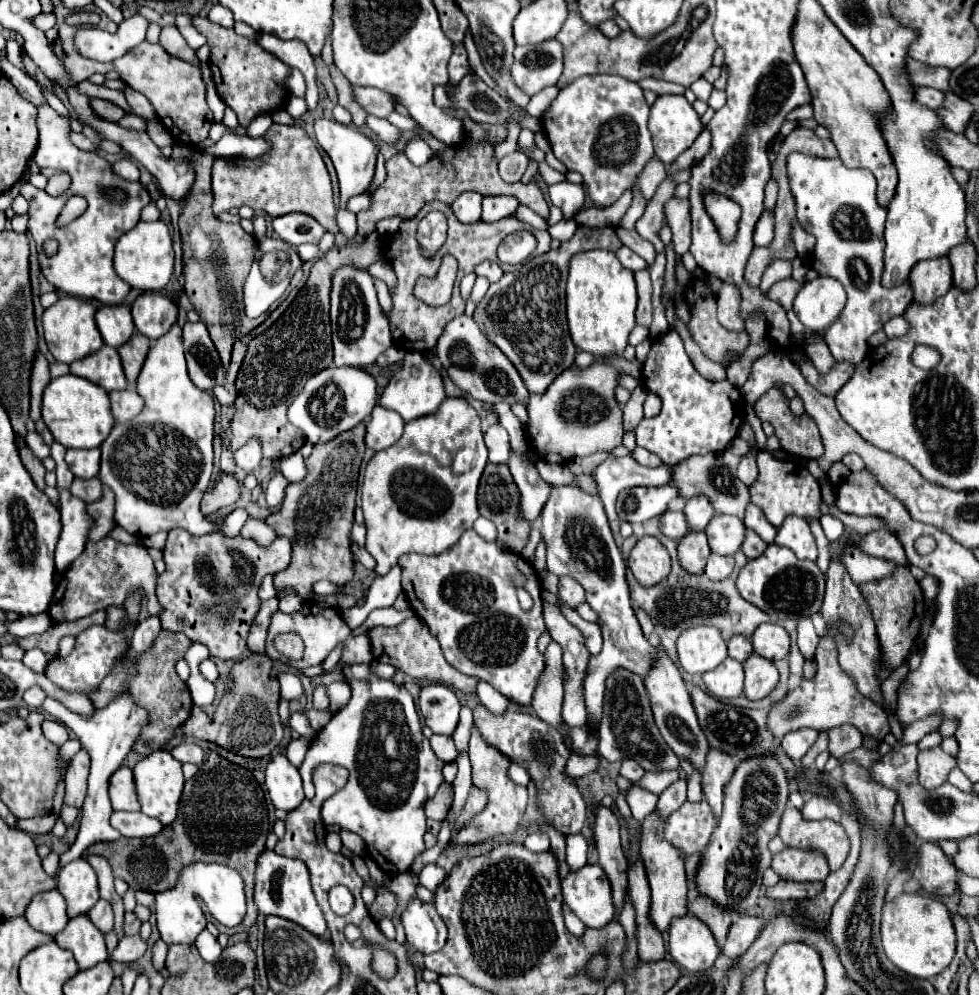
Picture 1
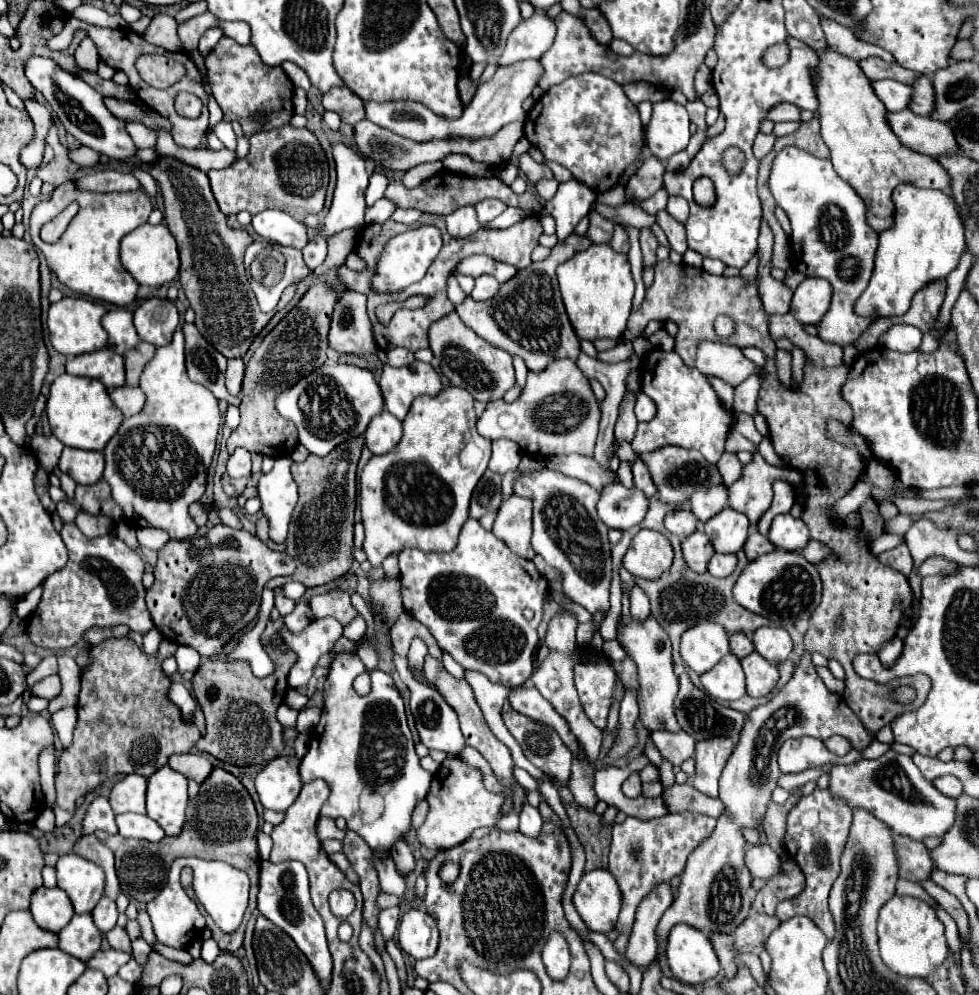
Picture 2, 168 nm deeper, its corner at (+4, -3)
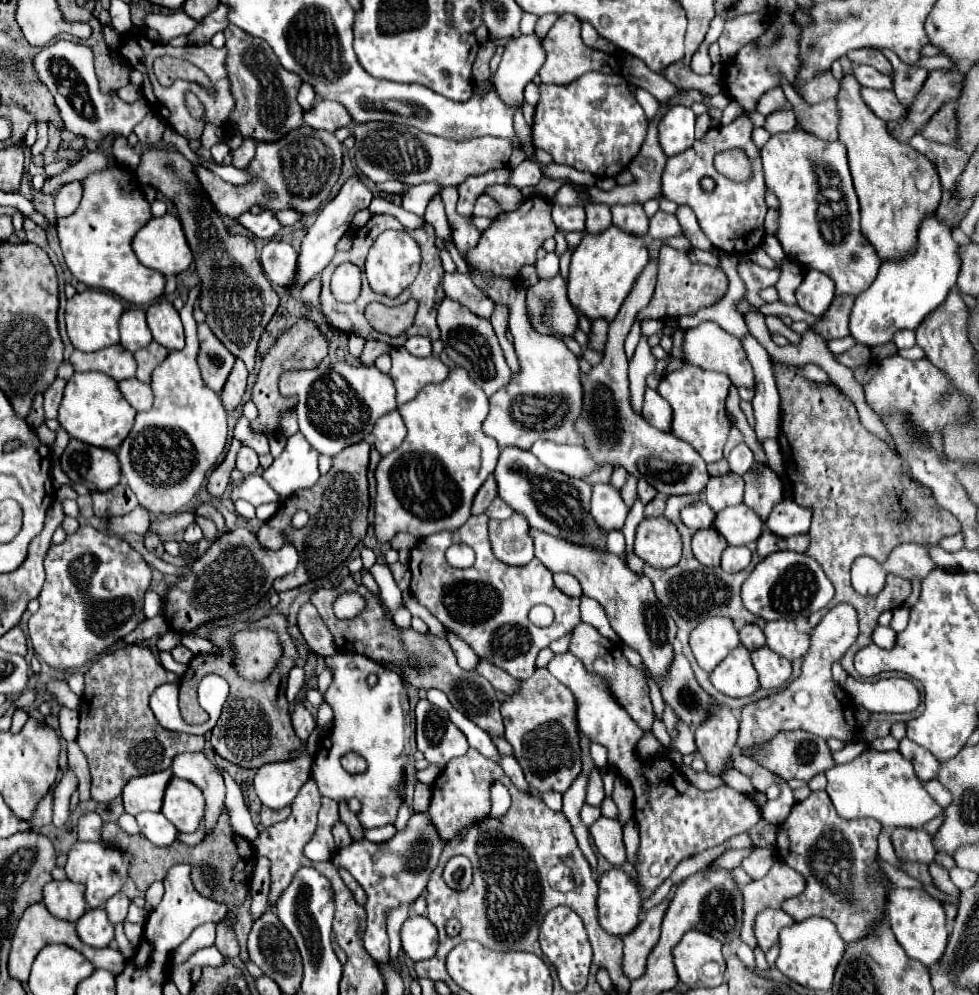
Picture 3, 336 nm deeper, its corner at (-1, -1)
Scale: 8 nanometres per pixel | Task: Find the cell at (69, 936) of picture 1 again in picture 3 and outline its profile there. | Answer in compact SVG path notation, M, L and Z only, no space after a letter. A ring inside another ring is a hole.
M102 907L88 909L76 921L76 933L80 941L90 947L106 947L114 939L114 925L110 925Z

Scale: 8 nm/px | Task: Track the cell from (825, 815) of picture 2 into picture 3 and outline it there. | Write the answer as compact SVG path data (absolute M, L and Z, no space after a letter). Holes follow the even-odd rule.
M814 791L814 793L810 793L808 799L796 803L792 807L792 813L788 815L788 819L778 825L776 849L778 849L780 861L784 861L786 865L790 865L792 869L796 869L798 873L802 873L806 877L806 889L798 897L788 899L782 905L782 909L794 921L802 921L806 917L830 919L846 943L856 941L858 937L864 937L870 931L870 927L874 925L874 921L880 915L882 905L886 901L884 887L880 887L880 885L868 887L864 883L868 867L874 867L876 839L878 839L880 831L882 831L882 825L878 825L878 821L872 821L872 819L850 819L848 821L848 819L838 817L838 813L834 813L834 805L826 791Z

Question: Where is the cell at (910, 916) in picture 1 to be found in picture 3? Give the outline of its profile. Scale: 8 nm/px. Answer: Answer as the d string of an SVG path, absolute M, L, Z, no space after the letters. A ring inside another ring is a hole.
M894 887L888 895L886 911L888 911L890 929L910 959L916 959L926 967L940 961L940 957L944 955L944 949L946 949L948 931L946 931L944 907L938 899L930 897L926 891Z

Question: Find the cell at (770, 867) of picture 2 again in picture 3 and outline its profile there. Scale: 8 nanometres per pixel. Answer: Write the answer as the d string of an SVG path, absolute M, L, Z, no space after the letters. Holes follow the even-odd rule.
M768 847L768 849L756 849L750 857L746 857L742 861L742 869L752 877L752 879L762 879L770 867L776 863L778 855L776 855L776 849L774 847Z

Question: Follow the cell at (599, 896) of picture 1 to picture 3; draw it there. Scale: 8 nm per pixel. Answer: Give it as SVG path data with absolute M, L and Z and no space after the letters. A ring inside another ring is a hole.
M610 869L598 879L598 921L612 935L626 935L638 925L640 895L636 883L622 871Z

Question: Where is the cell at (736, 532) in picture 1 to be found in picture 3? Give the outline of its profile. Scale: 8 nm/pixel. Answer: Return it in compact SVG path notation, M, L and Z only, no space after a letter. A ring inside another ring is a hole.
M744 503L726 507L714 519L714 529L728 541L728 545L748 545L758 539L762 521Z

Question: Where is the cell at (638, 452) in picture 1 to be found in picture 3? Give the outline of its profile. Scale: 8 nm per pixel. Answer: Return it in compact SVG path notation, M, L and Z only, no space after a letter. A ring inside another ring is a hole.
M640 479L638 481L638 497L640 497L642 503L648 503L656 497L656 489L652 485L648 485L644 479Z

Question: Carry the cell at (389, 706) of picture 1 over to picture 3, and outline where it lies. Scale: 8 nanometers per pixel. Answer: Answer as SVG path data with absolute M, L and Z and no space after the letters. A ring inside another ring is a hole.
M340 653L326 657L326 667L332 671L332 683L326 691L326 701L334 711L332 729L322 741L318 741L314 765L312 765L312 779L318 783L318 789L324 797L334 801L348 801L358 799L362 809L358 819L370 819L368 823L362 821L366 829L382 827L388 823L396 823L396 813L404 799L400 797L398 789L406 783L406 763L412 755L410 751L410 711L408 711L408 695L398 673L392 673L372 661L366 655L358 653ZM374 673L378 675L378 683L368 687L366 677ZM346 753L358 753L366 759L368 767L360 775L348 773L340 765L340 757Z

